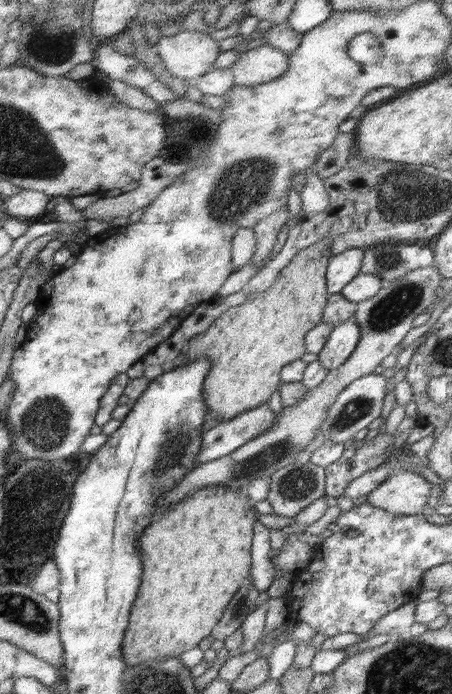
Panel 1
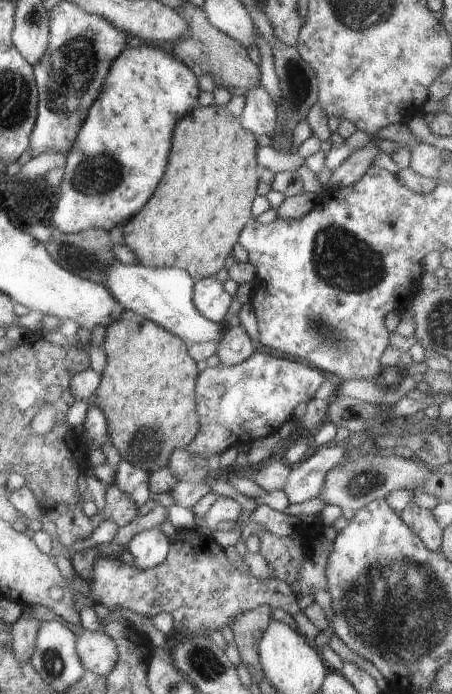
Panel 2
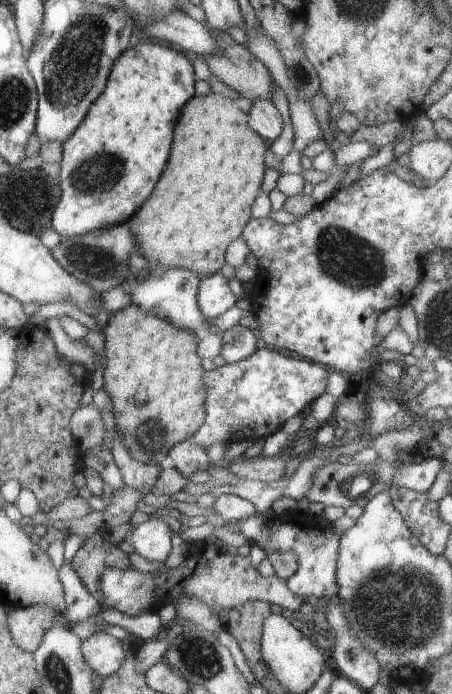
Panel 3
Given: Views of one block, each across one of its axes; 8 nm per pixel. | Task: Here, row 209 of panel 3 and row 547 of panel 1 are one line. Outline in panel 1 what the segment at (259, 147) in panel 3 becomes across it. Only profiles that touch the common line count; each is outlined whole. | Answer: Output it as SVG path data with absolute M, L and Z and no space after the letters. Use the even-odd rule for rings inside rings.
M212 485L194 489L192 493L186 495L180 503L176 503L173 508L165 510L160 516L154 520L138 538L138 547L140 547L140 557L142 557L142 584L138 588L136 600L130 608L128 626L124 632L124 640L122 640L122 654L126 664L135 666L142 664L146 660L159 660L160 658L180 657L186 650L196 648L201 640L210 635L214 626L218 624L226 605L232 600L232 597L238 592L238 589L244 585L246 578L251 574L250 569L252 560L250 557L250 547L254 534L254 525L258 521L258 511L252 499L249 499L244 492L244 487L235 489L226 485Z

